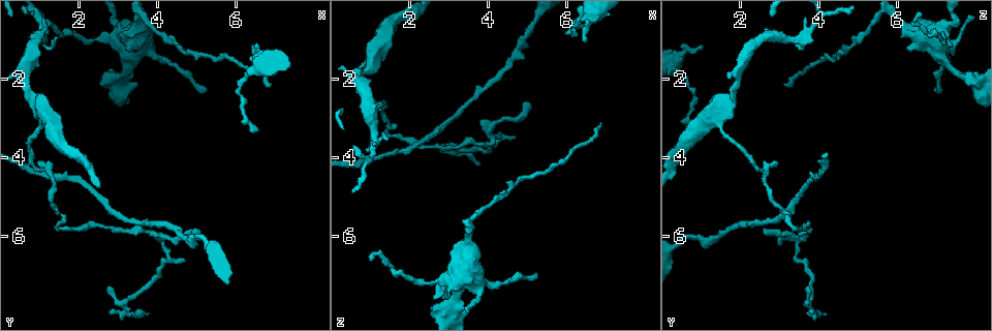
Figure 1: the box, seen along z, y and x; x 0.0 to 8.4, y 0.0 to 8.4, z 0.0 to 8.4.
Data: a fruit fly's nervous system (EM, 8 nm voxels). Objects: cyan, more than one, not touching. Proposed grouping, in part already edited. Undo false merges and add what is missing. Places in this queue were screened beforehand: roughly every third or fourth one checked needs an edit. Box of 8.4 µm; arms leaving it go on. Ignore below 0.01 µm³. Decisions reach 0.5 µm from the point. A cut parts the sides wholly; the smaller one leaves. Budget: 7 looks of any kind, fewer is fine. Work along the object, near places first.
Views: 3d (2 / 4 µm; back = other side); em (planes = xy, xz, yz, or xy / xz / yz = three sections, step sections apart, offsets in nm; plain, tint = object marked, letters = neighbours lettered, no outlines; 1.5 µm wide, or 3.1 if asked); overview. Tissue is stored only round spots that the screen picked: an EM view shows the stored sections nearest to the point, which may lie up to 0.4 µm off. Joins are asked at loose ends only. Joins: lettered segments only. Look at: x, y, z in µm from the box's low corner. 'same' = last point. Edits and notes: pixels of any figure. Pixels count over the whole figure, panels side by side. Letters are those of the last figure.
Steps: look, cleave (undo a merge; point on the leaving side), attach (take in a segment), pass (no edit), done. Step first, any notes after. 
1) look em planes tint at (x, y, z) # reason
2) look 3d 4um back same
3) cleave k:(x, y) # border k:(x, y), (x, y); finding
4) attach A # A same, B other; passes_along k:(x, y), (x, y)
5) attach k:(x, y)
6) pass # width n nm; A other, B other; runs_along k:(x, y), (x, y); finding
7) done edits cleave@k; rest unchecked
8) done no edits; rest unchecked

look 3d 2um back at (5.25, 2.25, 6.90) # thin end

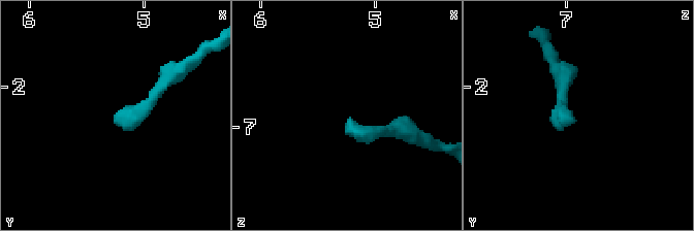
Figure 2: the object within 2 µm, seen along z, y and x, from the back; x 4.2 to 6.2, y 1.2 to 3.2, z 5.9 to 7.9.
look em xy step 4 tint at (5.22, 2.28, 6.94) # need the tissue

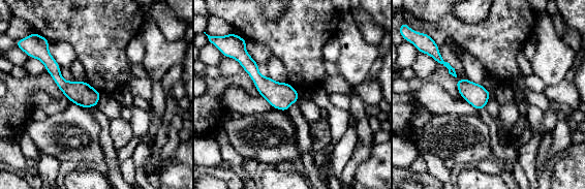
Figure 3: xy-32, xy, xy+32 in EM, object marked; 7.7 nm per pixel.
look em yz step 4 letters same

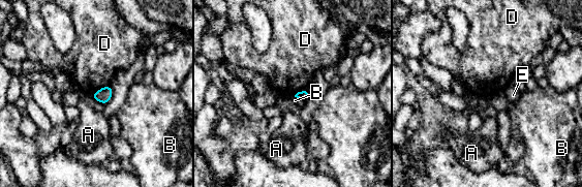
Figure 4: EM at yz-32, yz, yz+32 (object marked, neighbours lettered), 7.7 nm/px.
pass # A other, B other, D other, E other; border 4:(110, 84), (99, 88), (91, 96); no lettered segment goes on from it

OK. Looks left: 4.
look em yz step 4 tint at (3.10, 1.85, 7.70) # arms part here

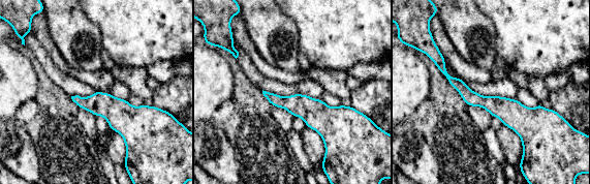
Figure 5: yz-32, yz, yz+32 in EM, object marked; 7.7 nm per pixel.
look em planes letters same

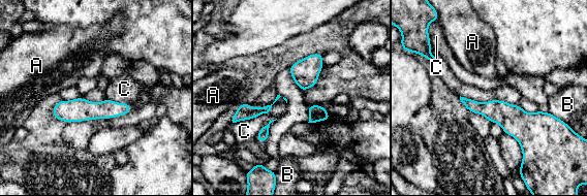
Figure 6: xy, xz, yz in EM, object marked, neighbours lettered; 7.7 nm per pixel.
pass # A other, B other, C other; runs_along 6:(464, 100), (513, 119), (549, 116); continuous, no second neuron

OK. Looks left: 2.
look em planes letters at (6.55, 1.15, 1.05) # thin end

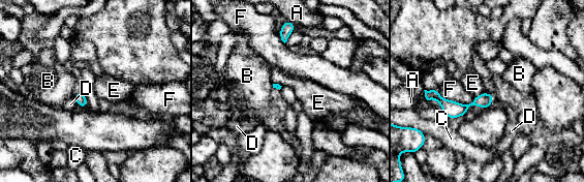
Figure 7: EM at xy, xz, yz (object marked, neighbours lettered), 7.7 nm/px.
pass # A other, B other, C other, D other, E other, F other; border 7:(484, 91), (474, 97); no lettered segment goes on from it

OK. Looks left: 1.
done no edits; rest unchecked

